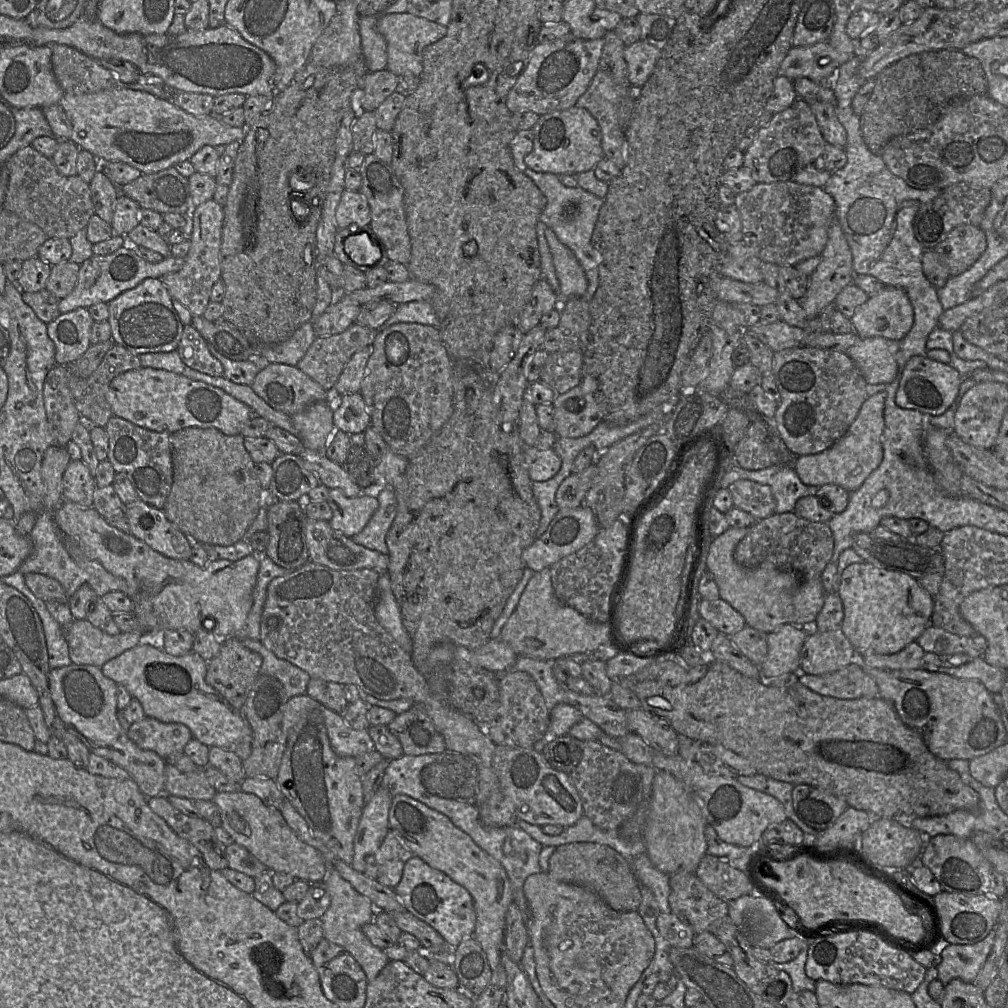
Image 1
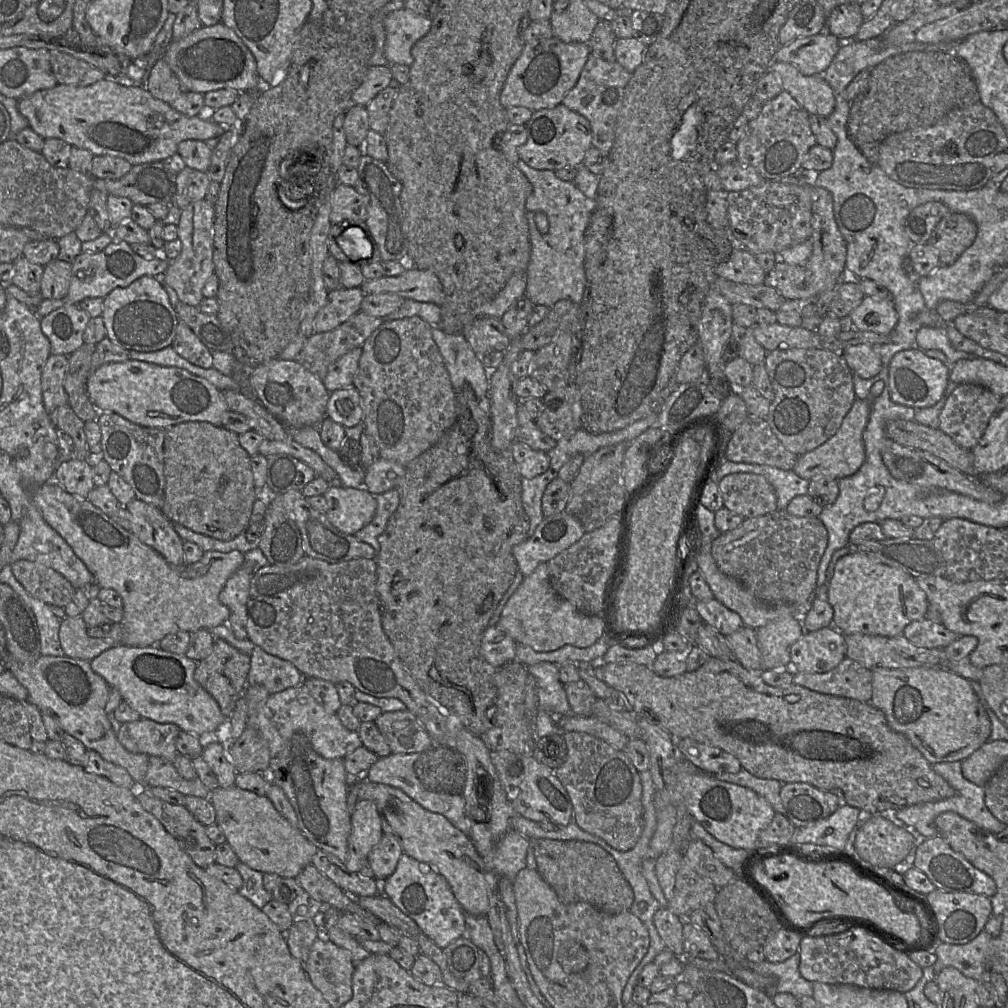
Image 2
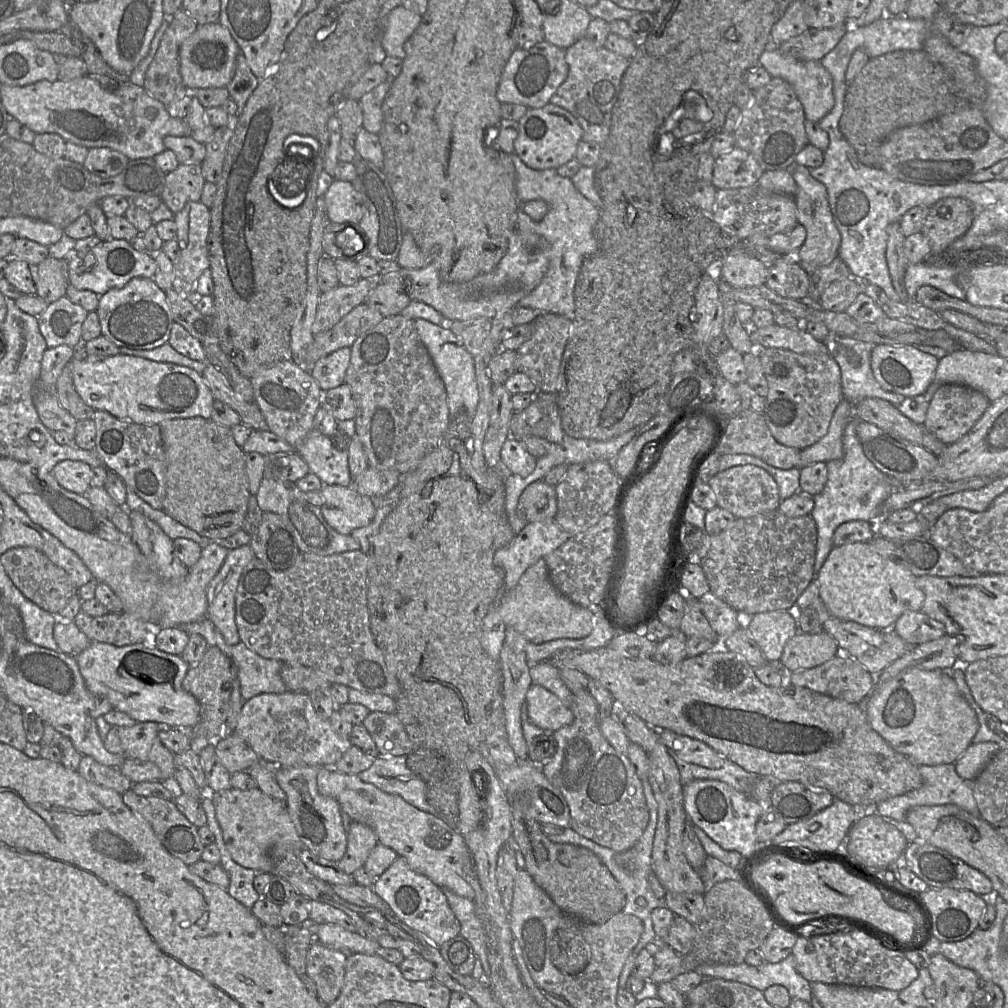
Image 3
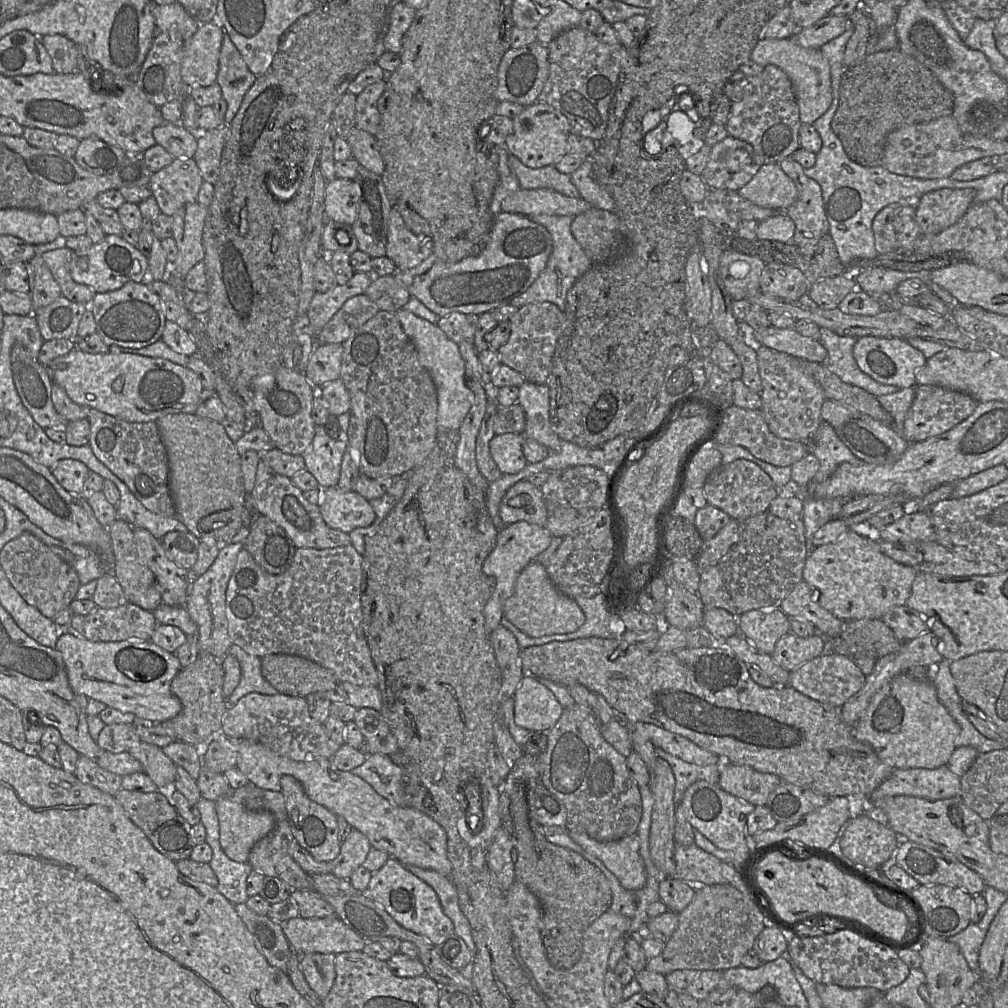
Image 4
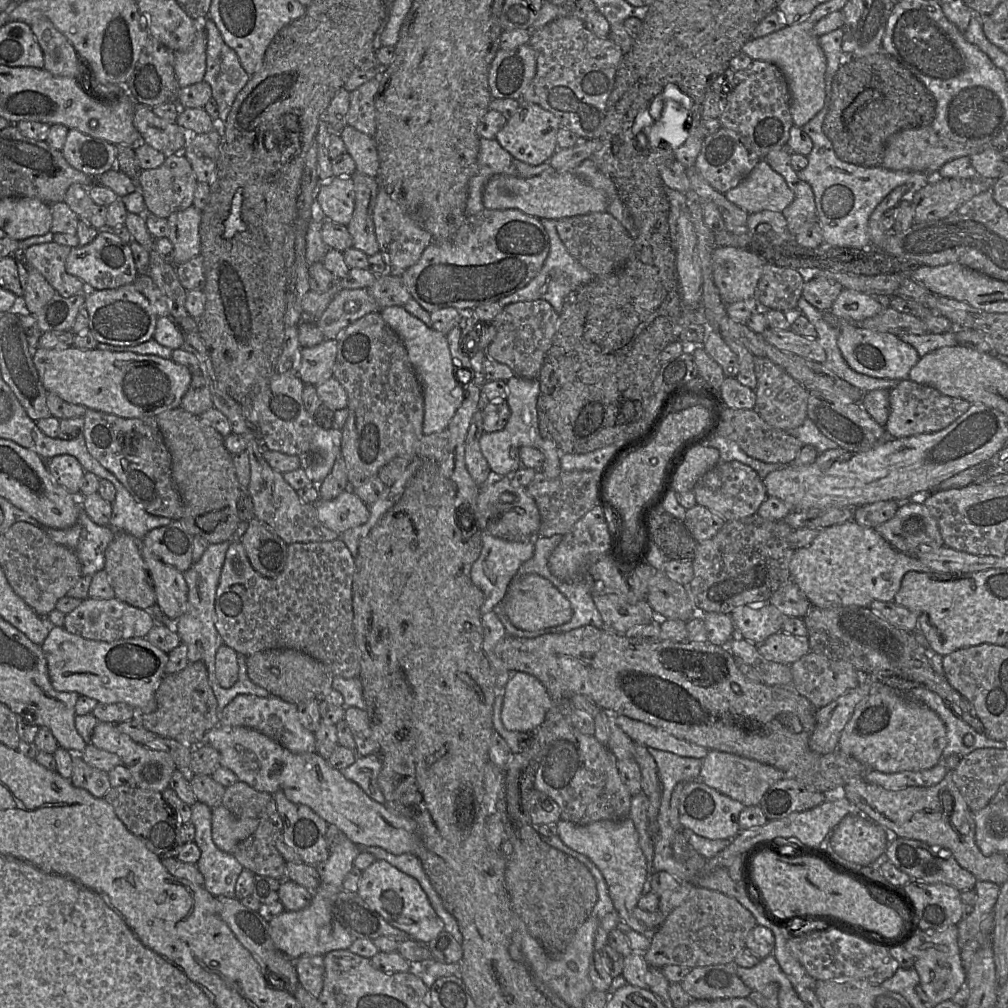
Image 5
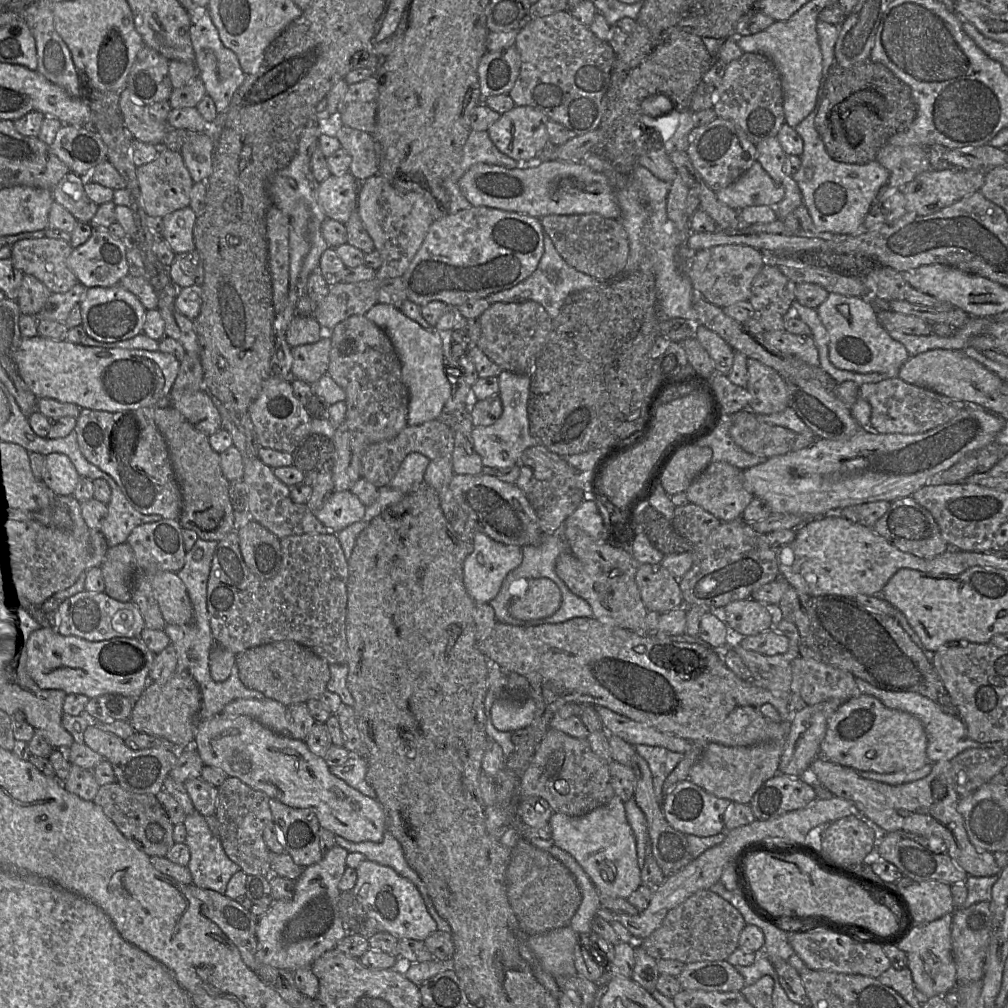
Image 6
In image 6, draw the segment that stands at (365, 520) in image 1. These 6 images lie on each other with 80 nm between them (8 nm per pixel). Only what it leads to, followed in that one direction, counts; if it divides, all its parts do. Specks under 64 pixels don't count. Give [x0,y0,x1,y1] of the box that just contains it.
[315,491,366,533]

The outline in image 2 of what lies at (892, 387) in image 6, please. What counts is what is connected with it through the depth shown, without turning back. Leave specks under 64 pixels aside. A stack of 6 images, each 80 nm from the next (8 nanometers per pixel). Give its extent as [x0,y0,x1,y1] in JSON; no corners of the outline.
[938,383,1002,450]

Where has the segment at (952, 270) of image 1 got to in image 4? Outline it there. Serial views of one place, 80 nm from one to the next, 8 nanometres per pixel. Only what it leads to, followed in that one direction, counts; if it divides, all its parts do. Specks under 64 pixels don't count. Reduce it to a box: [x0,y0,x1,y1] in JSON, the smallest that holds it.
[914,188,976,234]

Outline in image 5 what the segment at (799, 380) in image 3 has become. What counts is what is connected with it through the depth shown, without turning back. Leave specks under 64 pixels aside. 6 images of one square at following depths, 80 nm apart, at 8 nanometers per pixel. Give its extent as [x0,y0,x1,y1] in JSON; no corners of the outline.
[754,357,809,431]

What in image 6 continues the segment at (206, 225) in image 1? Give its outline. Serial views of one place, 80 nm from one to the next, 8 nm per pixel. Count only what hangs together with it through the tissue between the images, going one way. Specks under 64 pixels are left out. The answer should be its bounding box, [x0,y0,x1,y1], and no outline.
[161,207,197,254]

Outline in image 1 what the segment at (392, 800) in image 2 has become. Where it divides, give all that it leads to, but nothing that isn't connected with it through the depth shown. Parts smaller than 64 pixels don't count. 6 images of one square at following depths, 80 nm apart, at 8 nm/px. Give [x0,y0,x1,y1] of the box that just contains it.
[389,795,514,972]

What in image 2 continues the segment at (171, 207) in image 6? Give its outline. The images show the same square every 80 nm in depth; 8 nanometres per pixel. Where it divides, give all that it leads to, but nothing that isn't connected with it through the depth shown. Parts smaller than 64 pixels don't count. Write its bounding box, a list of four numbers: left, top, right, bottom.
[172,166,210,209]

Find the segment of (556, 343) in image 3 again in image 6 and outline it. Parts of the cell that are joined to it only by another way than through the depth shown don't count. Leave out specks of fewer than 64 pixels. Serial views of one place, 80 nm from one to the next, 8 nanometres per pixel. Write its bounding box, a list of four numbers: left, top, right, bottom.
[476,301,553,374]

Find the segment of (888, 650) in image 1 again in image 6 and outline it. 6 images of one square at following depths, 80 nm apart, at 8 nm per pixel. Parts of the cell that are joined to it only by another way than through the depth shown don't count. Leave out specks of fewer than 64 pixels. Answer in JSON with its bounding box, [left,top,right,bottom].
[774,515,967,598]

